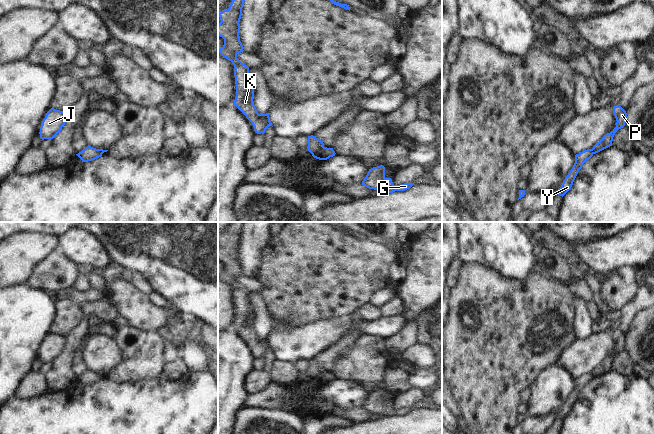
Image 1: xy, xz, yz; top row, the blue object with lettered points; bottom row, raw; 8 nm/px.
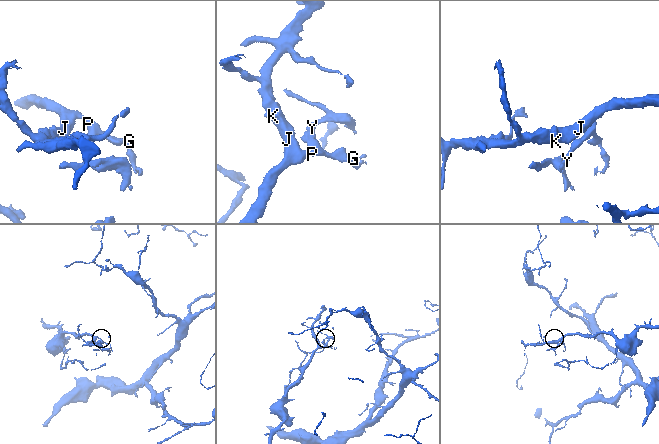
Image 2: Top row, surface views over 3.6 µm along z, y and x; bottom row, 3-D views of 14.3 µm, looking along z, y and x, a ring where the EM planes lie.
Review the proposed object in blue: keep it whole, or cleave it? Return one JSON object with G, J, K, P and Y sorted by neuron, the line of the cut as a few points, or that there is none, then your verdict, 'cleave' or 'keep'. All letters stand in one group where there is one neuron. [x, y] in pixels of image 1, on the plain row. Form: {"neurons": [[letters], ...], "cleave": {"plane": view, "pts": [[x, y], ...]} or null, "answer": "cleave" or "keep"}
{"neurons": [["G", "J", "K", "P"], ["Y"]], "cleave": {"plane": "xz", "pts": [[323, 370], [312, 378]]}, "answer": "cleave"}

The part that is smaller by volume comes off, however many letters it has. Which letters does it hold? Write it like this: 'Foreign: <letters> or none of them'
Foreign: Y

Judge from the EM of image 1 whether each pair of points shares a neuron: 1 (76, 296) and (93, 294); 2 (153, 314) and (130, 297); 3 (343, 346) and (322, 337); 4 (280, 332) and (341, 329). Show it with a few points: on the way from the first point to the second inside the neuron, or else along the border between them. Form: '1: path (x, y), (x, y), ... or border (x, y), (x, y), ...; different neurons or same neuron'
1: path (80, 296), (89, 296); same neuron
2: path (147, 314), (136, 303); same neuron
3: border (351, 326), (337, 342), (326, 347), (316, 357); different neurons
4: path (295, 334), (326, 333); same neuron

